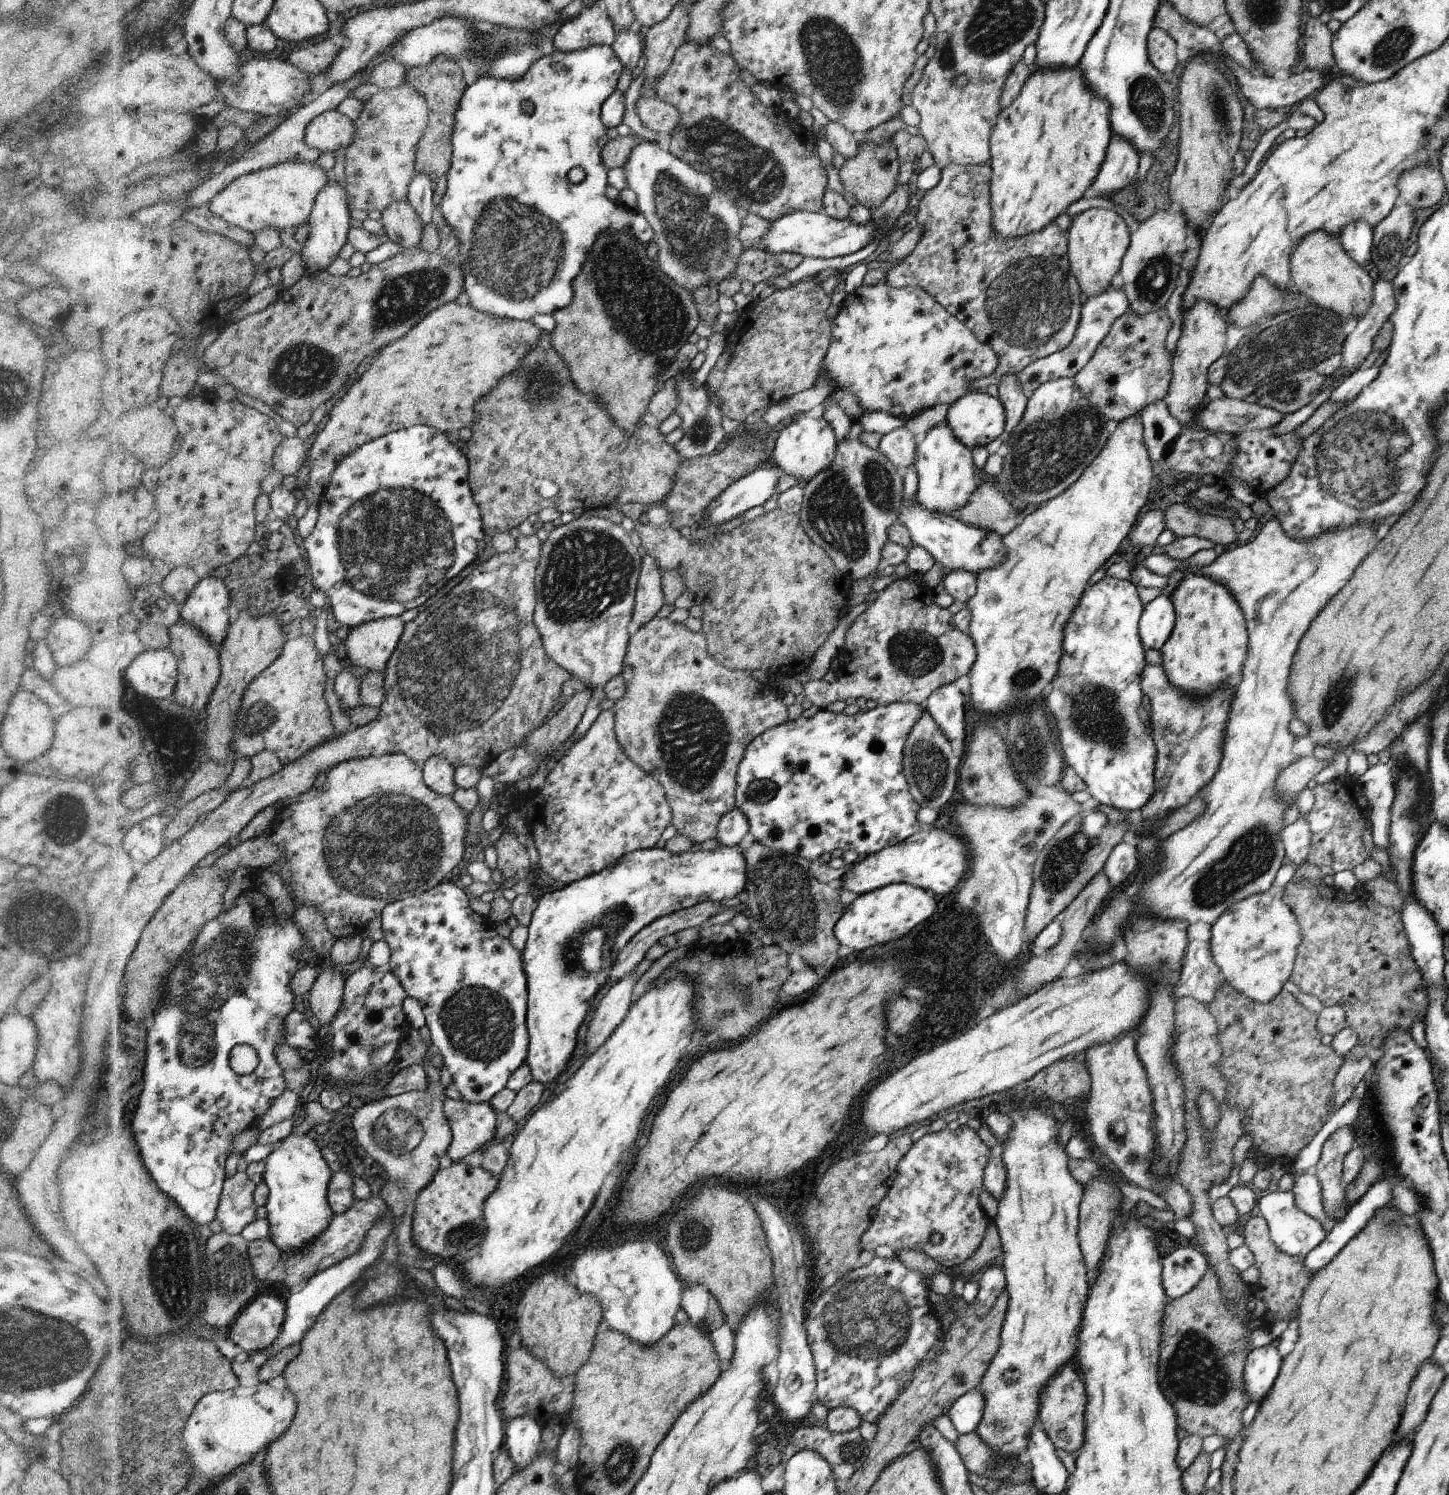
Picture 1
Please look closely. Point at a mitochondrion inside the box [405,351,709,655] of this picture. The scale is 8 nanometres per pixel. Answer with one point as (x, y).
(588, 571)

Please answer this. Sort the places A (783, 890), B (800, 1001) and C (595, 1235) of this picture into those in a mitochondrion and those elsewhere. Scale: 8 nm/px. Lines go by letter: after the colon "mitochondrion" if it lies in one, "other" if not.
A: mitochondrion
B: other
C: other

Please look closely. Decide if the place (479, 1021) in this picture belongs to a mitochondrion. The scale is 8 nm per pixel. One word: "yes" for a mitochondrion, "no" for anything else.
yes

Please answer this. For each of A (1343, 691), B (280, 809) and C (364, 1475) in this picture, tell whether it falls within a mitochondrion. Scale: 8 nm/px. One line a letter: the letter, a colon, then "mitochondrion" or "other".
A: mitochondrion
B: other
C: other

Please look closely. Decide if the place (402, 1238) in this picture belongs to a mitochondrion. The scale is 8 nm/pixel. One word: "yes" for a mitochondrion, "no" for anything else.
no

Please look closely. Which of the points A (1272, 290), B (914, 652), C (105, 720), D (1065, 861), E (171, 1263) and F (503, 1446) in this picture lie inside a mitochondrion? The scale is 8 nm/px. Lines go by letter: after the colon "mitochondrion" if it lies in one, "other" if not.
A: other
B: mitochondrion
C: other
D: mitochondrion
E: mitochondrion
F: other

